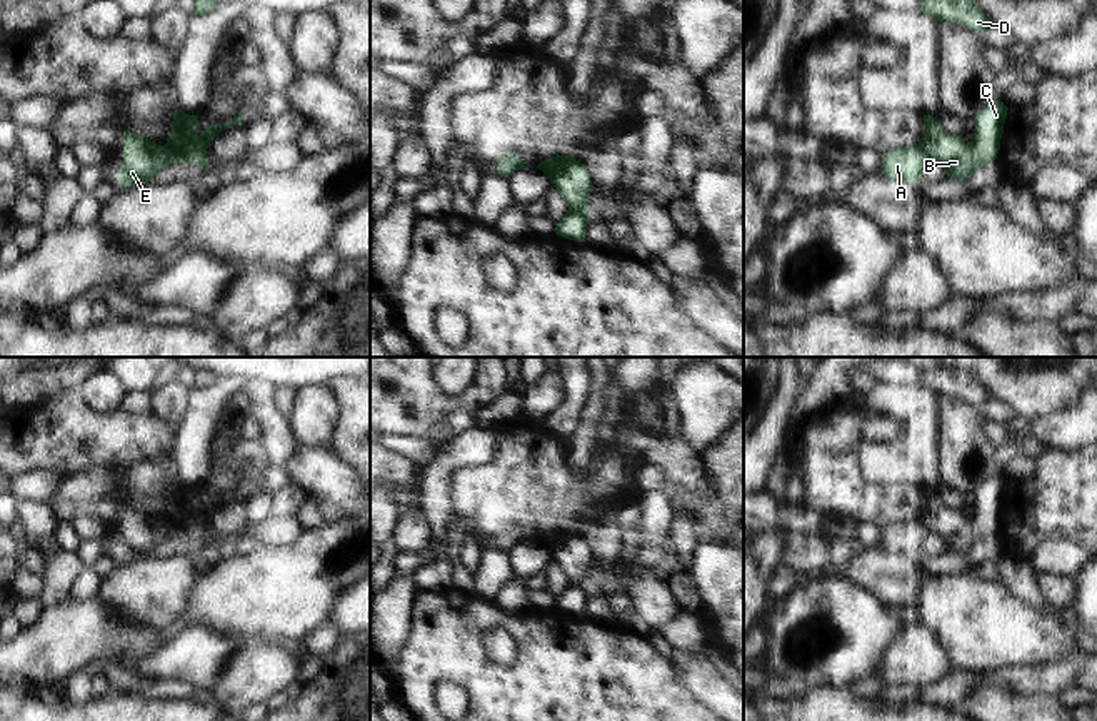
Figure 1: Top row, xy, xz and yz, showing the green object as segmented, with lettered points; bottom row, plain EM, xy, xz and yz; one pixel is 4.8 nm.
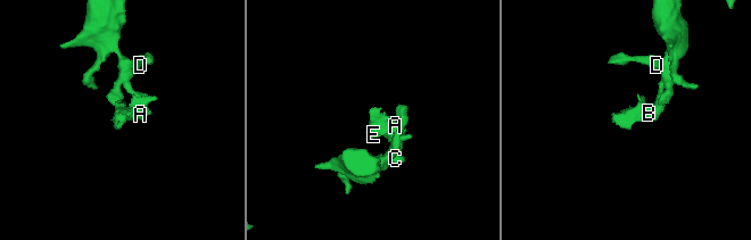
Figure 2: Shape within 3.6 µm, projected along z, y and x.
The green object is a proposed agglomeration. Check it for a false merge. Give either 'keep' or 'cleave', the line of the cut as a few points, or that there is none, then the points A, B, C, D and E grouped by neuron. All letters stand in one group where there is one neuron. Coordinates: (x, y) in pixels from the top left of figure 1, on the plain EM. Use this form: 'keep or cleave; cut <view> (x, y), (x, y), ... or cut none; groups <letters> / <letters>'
cleave; cut xy (194, 508), (194, 521), (199, 526), (205, 526); groups A E / B C D

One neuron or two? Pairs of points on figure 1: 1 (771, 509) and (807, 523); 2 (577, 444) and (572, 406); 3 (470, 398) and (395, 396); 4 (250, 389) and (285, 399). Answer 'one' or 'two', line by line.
1: one
2: two
3: one
4: two

